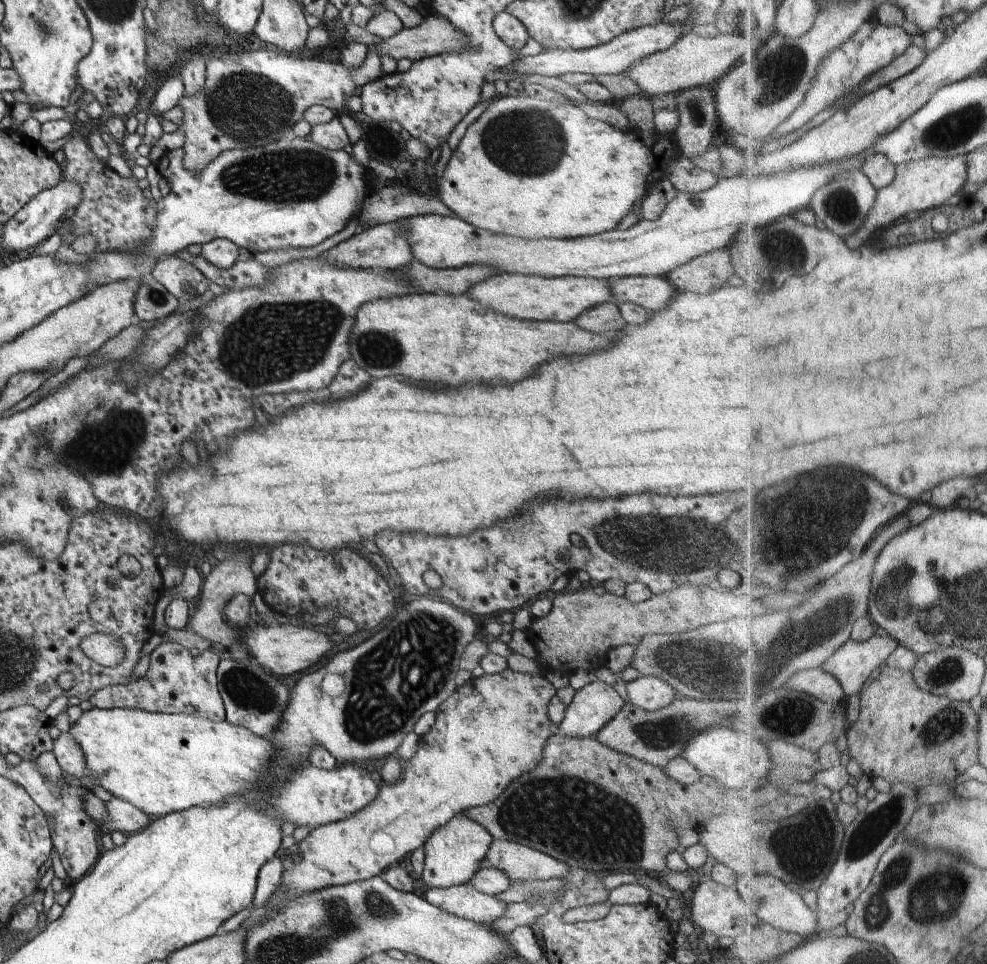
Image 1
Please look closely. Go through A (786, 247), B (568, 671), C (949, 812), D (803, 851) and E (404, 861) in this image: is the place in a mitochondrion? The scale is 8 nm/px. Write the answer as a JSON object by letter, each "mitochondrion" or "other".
{"A":"mitochondrion","B":"other","C":"other","D":"mitochondrion","E":"other"}

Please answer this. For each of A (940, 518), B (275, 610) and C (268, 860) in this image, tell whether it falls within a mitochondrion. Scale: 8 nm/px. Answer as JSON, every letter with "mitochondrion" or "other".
{"A":"other","B":"other","C":"other"}

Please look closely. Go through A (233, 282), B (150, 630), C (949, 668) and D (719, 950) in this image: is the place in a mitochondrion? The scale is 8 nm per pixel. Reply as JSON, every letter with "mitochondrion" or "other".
{"A":"other","B":"other","C":"mitochondrion","D":"other"}

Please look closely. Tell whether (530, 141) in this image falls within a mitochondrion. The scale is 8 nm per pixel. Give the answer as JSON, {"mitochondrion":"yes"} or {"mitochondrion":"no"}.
{"mitochondrion":"yes"}

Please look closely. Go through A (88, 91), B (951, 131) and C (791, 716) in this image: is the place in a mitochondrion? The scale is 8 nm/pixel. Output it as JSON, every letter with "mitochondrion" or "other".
{"A":"other","B":"mitochondrion","C":"mitochondrion"}

